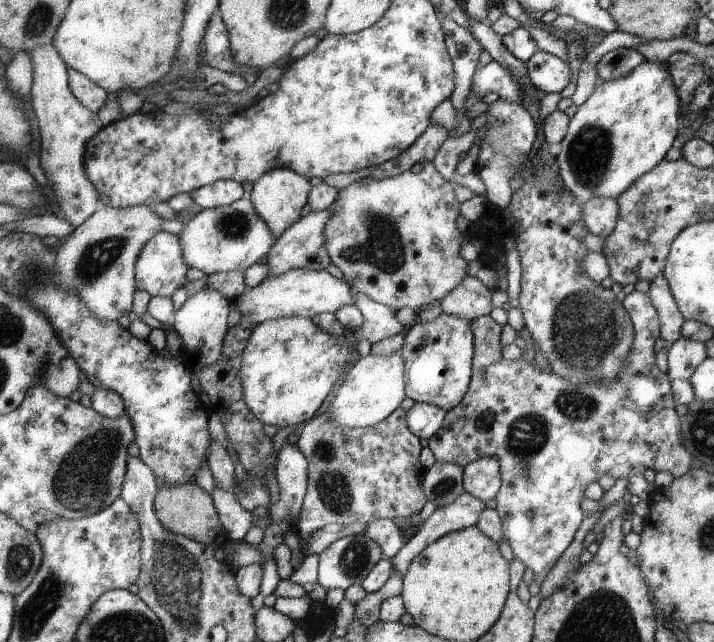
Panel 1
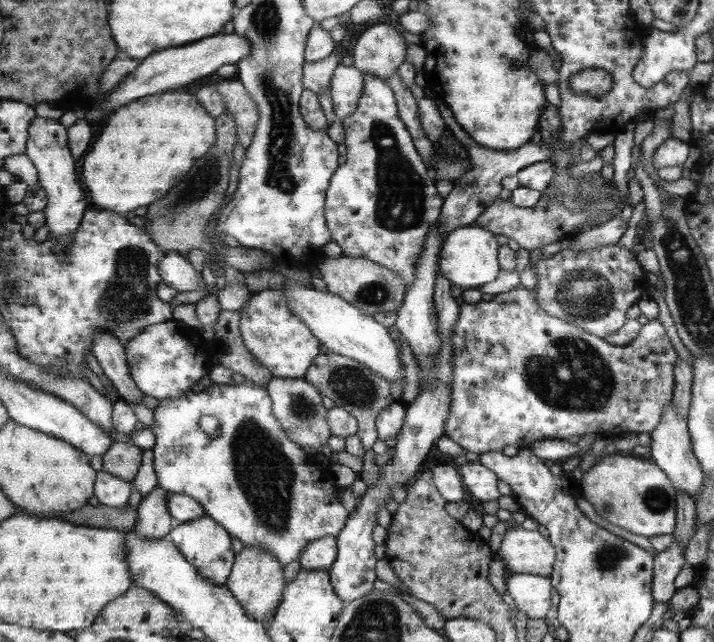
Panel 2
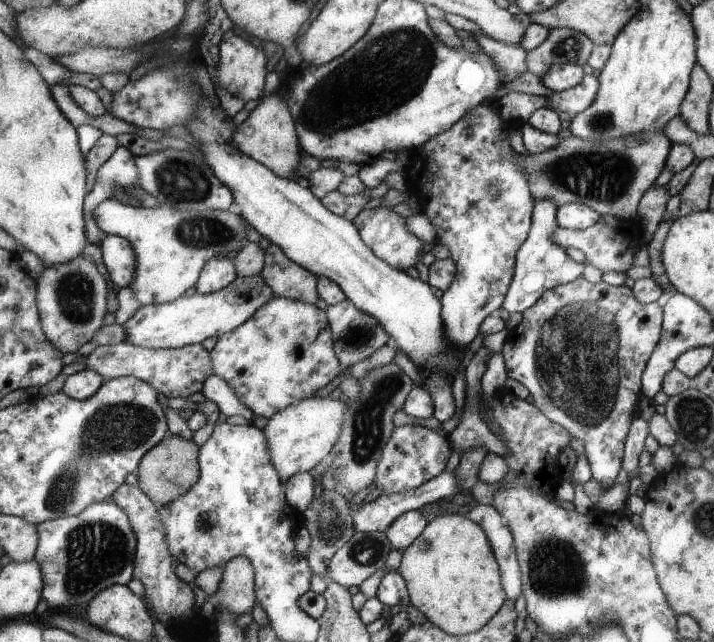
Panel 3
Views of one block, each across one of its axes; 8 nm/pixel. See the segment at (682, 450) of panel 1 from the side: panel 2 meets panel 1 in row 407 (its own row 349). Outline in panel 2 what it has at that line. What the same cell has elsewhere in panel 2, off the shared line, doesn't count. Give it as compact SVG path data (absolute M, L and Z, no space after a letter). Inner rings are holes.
M522 283L519 286L508 293L498 294L494 298L494 300L490 300L489 302L481 301L480 303L464 303L461 306L461 312L459 313L458 320L456 320L456 324L452 326L452 336L450 336L450 341L452 341L452 345L454 345L454 356L453 359L453 374L455 374L455 378L452 380L452 388L450 388L450 400L451 400L451 408L450 412L448 412L448 420L446 420L446 426L444 426L444 434L450 438L450 440L454 440L457 442L462 448L470 452L476 452L476 454L481 455L483 452L503 452L505 446L515 446L519 449L529 448L530 444L536 442L537 440L544 439L556 439L558 442L566 442L567 438L570 436L581 436L582 434L594 434L596 435L607 435L611 439L619 438L623 434L629 433L651 433L656 430L656 425L660 423L660 419L662 419L662 415L664 415L664 407L666 407L666 403L673 399L672 393L675 390L675 365L678 364L679 356L674 348L672 342L670 342L670 338L667 336L667 332L665 327L662 325L659 318L654 318L654 320L648 320L647 324L643 324L642 328L640 328L639 335L632 339L629 345L613 345L610 344L607 340L604 340L598 336L594 336L594 334L590 332L586 332L586 330L580 328L578 325L568 324L566 320L560 320L560 318L556 318L556 316L550 316L550 314L544 312L543 309L540 309L540 306L537 304L536 294L533 291L529 292L524 288Z

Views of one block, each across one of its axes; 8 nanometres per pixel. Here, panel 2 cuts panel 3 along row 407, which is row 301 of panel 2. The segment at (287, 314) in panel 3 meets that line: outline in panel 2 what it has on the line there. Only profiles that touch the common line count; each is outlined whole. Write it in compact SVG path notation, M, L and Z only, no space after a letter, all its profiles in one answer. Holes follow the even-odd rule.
M252 293L246 305L239 311L240 330L244 346L272 377L305 379L309 368L320 354L320 339L312 335L308 325L292 313L285 294Z

